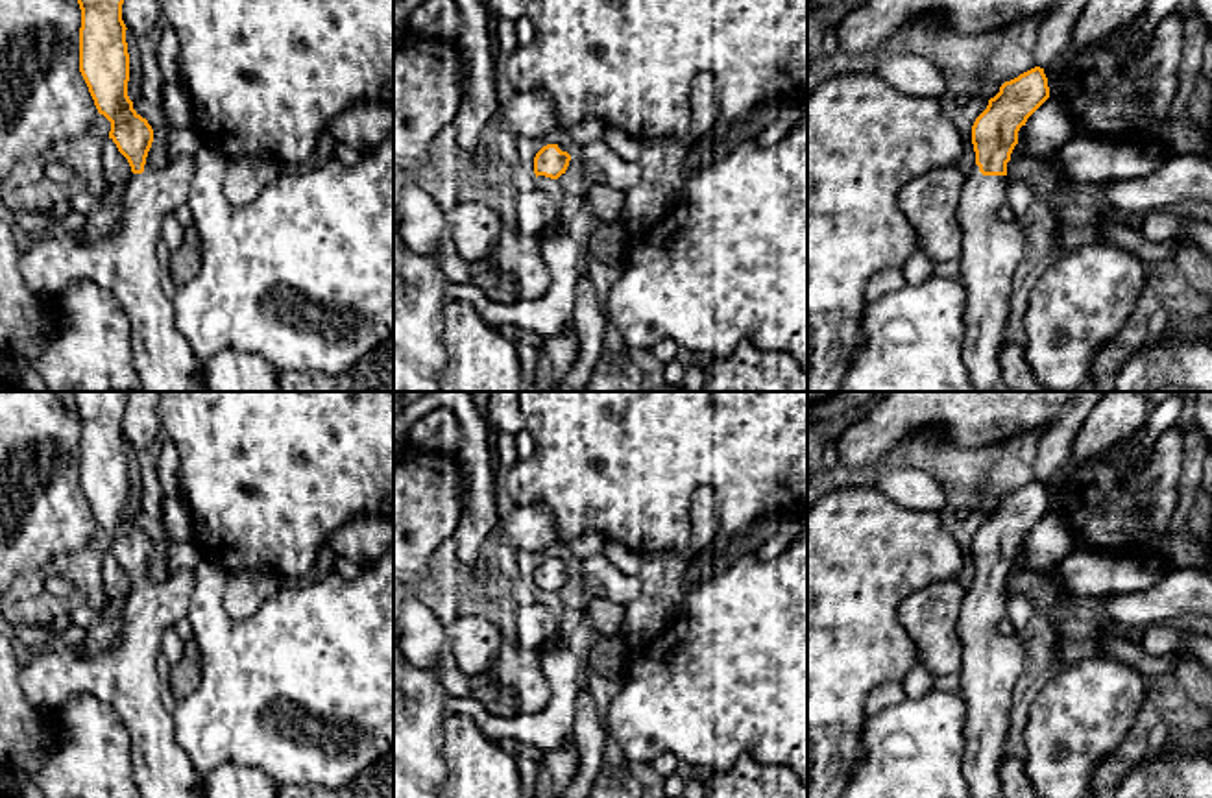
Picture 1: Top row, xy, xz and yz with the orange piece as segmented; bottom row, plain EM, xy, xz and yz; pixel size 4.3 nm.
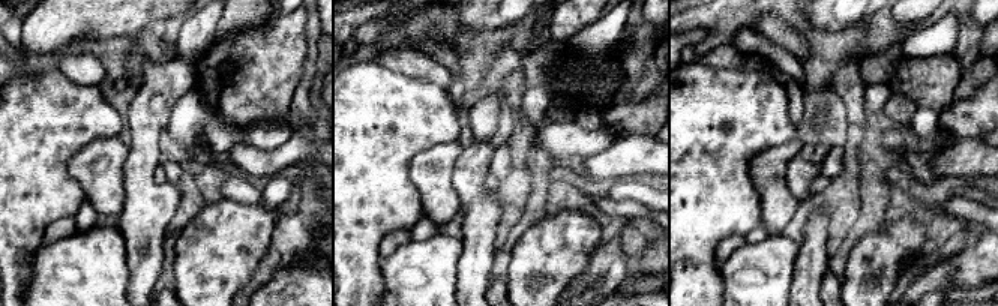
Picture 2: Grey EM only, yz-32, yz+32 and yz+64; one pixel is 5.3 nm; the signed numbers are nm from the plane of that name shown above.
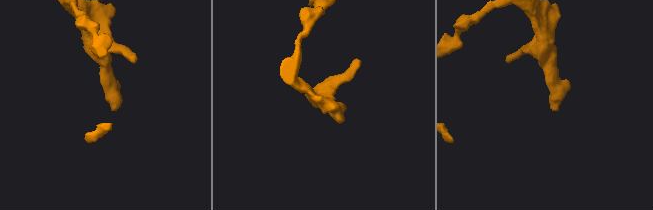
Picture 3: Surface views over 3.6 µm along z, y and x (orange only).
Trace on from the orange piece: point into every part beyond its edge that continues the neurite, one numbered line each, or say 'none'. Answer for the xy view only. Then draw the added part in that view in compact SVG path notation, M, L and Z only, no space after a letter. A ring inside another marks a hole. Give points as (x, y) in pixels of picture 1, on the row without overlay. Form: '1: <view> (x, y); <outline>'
1: xy (124, 677); M194 571L170 574L163 584L146 576L142 587L127 591L122 632L109 650L85 658L87 628L70 626L59 650L35 652L20 665L24 698L42 715L79 693L118 713L131 737L140 798L203 798L203 776L176 741L155 669L164 632L188 613L192 587Z

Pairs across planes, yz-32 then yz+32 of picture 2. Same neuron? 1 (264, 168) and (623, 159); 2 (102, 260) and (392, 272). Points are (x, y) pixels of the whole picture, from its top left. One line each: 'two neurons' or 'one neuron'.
1: one neuron
2: one neuron

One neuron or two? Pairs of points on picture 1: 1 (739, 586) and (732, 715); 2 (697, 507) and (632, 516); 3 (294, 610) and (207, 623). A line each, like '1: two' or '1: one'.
1: one
2: two
3: one

